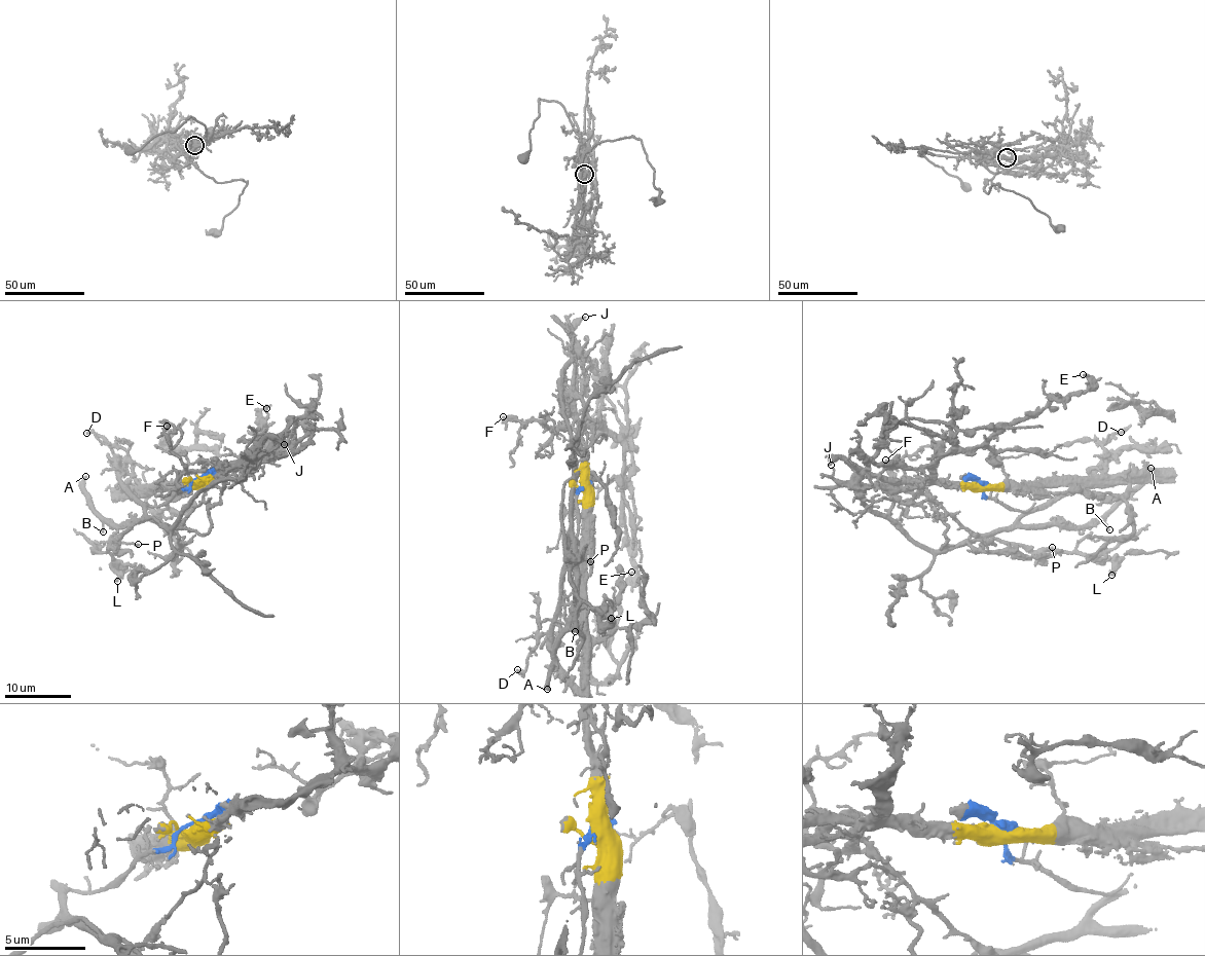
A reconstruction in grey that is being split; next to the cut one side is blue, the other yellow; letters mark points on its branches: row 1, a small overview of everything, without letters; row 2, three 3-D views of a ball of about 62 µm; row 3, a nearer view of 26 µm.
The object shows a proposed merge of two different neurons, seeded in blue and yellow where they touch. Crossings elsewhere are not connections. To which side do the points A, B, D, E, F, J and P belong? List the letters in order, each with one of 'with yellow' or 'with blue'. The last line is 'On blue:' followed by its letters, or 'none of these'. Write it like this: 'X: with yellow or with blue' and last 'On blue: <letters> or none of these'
A: with blue
B: with blue
D: with yellow
E: with yellow
F: with yellow
J: with yellow
P: with blue
On blue: A, B, P

